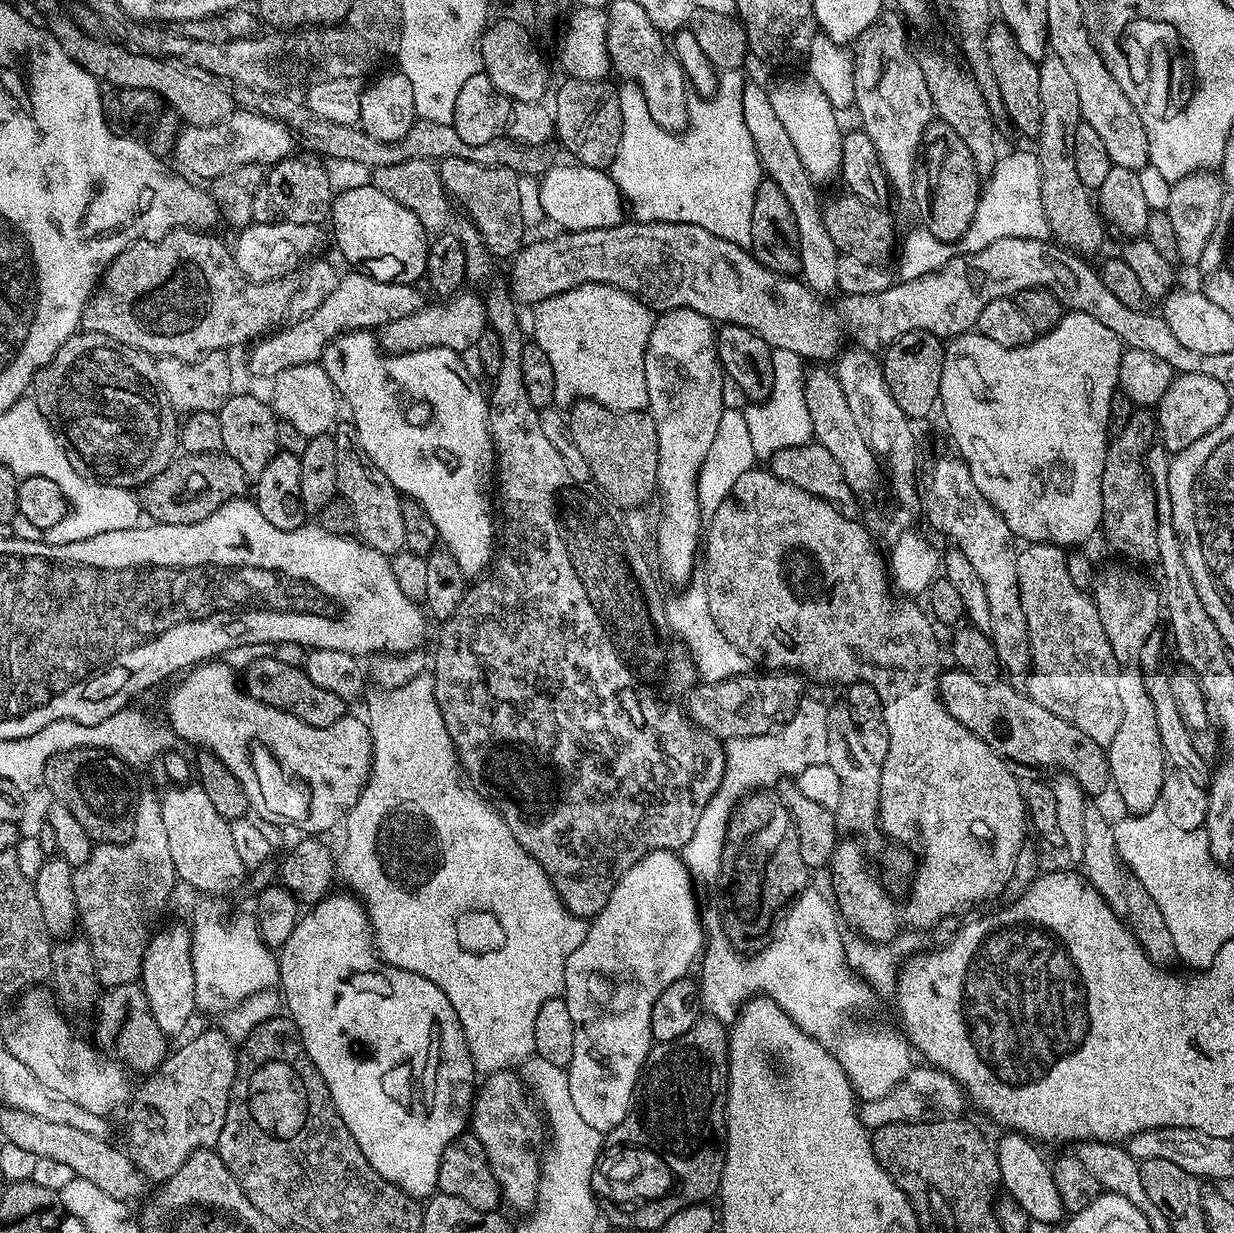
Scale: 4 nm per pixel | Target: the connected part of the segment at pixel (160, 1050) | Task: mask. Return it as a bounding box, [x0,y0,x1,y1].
[94,983,170,1074]

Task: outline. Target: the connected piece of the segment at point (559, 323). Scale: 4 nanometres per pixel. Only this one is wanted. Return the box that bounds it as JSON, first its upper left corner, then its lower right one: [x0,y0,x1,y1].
[534,284,654,412]

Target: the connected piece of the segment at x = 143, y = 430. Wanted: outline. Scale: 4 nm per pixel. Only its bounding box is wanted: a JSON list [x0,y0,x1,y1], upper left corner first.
[30,331,178,489]

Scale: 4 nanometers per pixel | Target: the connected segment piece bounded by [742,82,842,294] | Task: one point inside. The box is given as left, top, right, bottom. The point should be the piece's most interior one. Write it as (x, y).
(820, 269)

